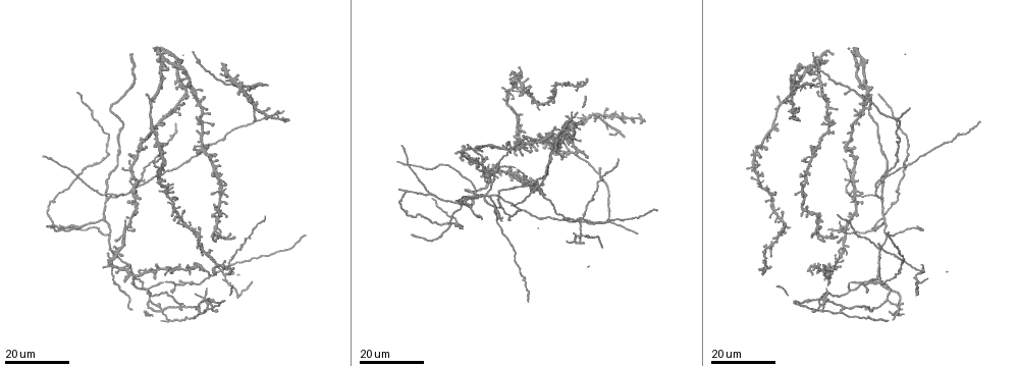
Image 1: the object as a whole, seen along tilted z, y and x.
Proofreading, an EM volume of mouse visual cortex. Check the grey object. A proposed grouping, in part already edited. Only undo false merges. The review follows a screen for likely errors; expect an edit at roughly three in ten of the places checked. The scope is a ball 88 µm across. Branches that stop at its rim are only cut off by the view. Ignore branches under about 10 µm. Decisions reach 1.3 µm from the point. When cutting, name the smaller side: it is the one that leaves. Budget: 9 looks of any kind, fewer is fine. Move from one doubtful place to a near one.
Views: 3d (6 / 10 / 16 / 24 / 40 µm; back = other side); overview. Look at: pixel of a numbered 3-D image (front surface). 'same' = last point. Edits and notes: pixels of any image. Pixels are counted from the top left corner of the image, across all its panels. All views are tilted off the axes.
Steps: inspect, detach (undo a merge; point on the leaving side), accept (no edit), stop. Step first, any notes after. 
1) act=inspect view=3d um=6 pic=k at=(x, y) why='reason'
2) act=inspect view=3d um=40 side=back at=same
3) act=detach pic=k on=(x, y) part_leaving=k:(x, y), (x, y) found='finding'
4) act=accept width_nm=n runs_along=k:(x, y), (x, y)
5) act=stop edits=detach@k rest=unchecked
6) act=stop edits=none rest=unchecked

act=inspect view=3d um=16 pic=1 at=(106, 198) why='three-way junction'

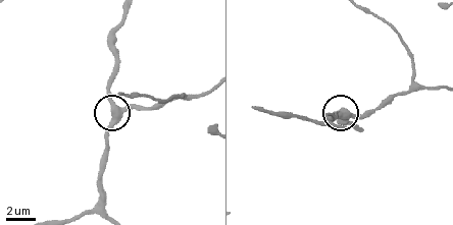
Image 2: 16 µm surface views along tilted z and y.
act=inspect view=3d um=10 pic=2 at=(115, 105)

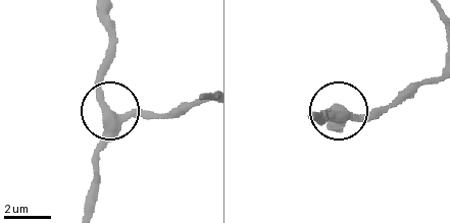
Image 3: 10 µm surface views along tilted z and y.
act=accept side_arm_um=57 found='continuous, no second neuron'

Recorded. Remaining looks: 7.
act=inspect view=3d um=16 pic=1 at=(880, 256) why='three arms meet'

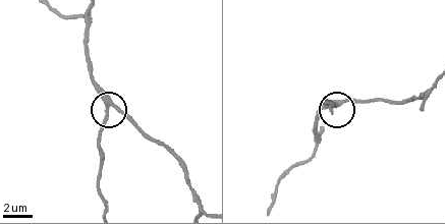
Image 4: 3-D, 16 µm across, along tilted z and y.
act=inspect view=3d um=10 pic=4 at=(112, 106)

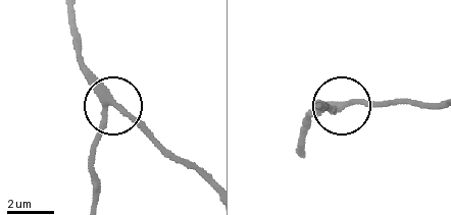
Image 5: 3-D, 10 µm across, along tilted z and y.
act=accept width_nm=270 found='all the same neuron'

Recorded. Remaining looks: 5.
act=inspect view=3d um=16 pic=1 at=(879, 185) why='three arms meet'

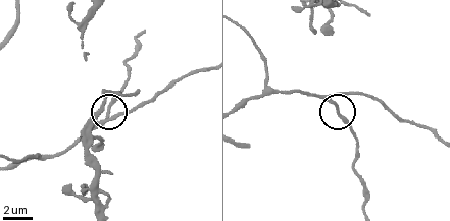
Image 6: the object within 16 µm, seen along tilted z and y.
act=inspect view=3d um=10 pic=6 at=(334, 100) why='closer look'

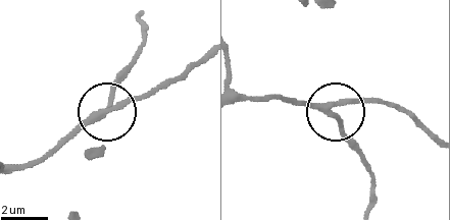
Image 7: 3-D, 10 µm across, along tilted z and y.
act=accept width_nm=240 runs_along=7:(433, 136), (385, 105), (350, 102), (338, 129), (362, 163) found='continuous, no second neuron'

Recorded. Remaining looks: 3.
act=inspect view=3d um=16 pic=1 at=(580, 222) why='four arms meet'

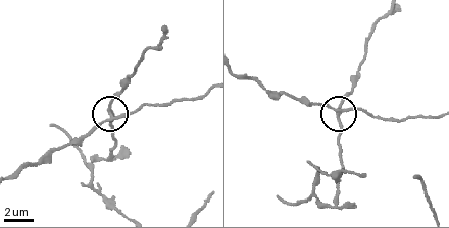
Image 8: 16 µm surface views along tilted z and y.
act=inspect view=3d um=6 pic=8 at=(337, 114) why='zoom in'

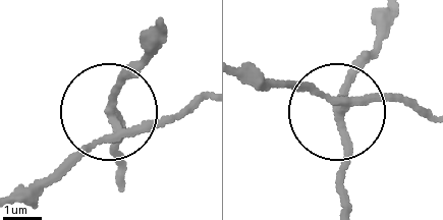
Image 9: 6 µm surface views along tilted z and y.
act=detach pic=9 on=(346, 162) width_nm=190 part_leaving=9:(344, 102), (378, 15) found='a second neuron is stuck on'

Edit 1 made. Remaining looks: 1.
act=stop edits=detach@9 rest=unchecked

